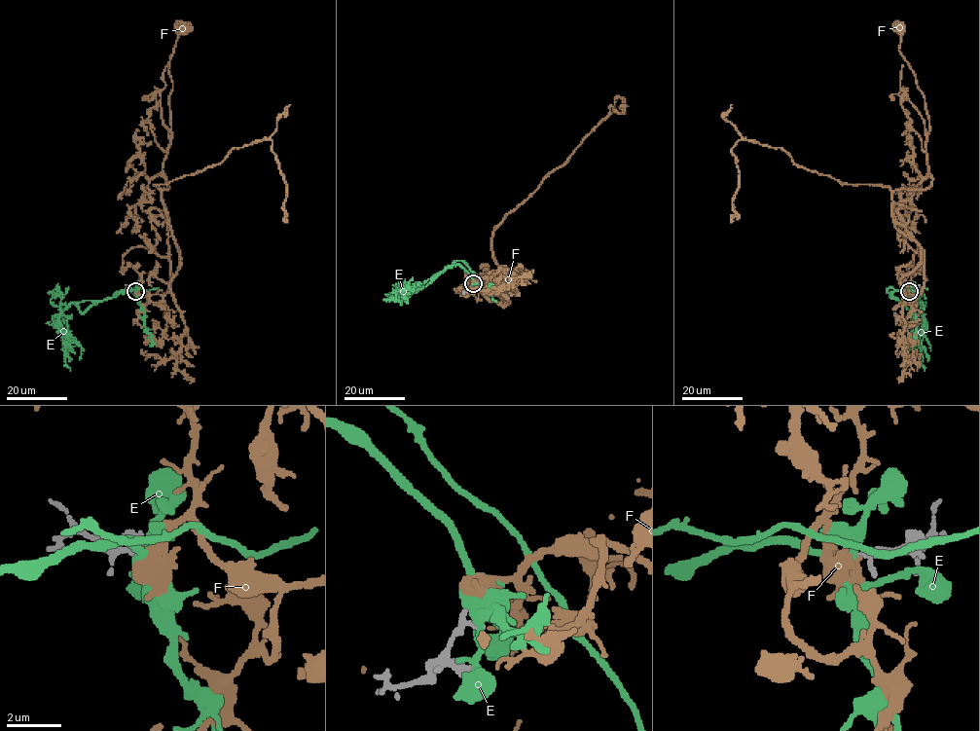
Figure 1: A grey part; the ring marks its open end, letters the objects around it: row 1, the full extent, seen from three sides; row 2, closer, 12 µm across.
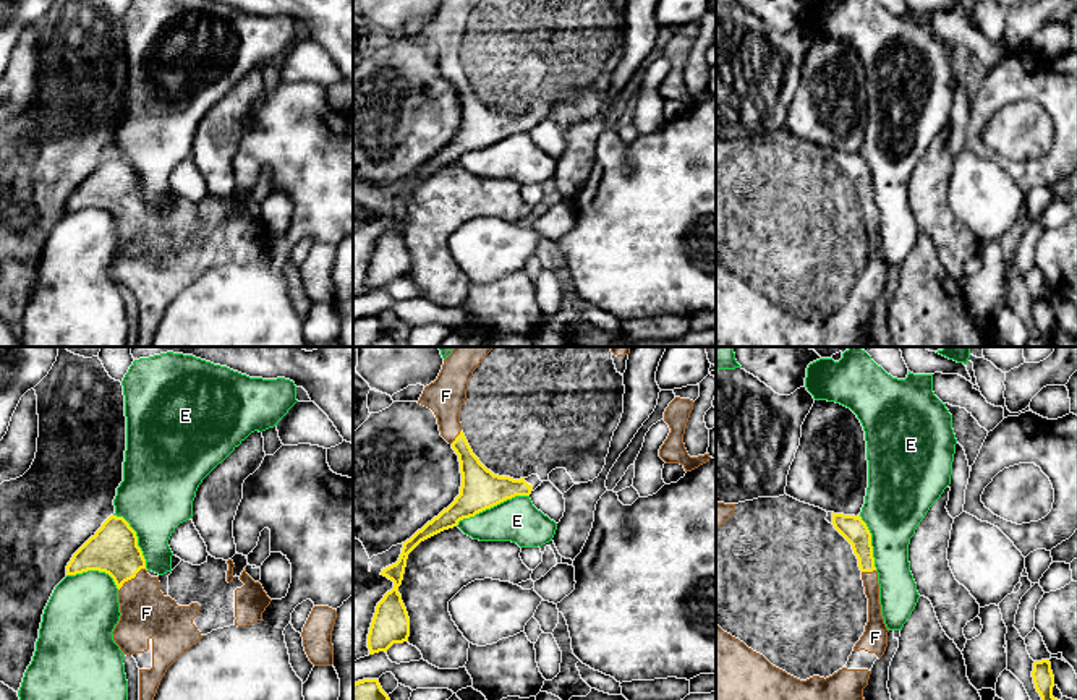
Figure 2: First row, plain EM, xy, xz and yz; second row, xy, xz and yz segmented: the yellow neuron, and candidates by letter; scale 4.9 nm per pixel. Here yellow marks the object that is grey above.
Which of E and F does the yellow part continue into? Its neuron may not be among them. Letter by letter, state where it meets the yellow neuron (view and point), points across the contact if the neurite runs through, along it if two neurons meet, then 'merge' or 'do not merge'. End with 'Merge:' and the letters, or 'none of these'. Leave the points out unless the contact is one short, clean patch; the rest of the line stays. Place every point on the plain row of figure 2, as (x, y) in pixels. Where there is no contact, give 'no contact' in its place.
E: meets yellow in xz at (491, 143); do not merge
F: meets yellow in xy at (131, 214); merge
Merge: F

